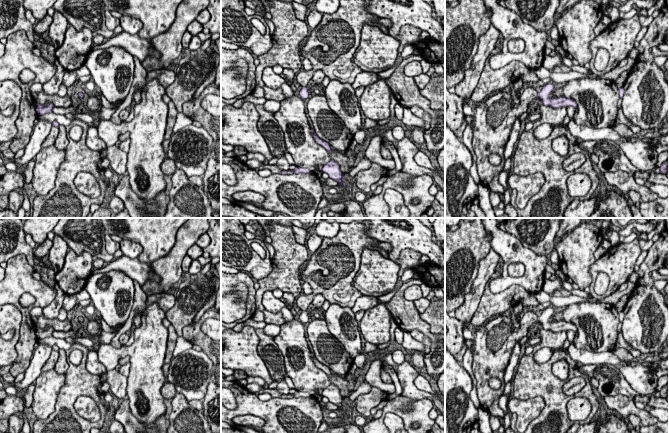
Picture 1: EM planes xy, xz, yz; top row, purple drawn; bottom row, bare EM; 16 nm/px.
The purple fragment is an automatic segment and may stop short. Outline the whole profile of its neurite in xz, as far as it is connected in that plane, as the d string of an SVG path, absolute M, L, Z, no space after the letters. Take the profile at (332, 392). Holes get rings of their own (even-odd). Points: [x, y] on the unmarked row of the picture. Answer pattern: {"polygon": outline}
{"polygon": "M331 384L323 390L322 396L326 397L329 402L337 405L340 410L343 410L345 399L341 396L339 388L337 386Z"}

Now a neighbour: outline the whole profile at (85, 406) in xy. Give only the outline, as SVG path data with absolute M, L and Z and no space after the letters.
M79 396L74 408L77 414L90 422L97 422L100 420L100 410L96 402L89 396Z

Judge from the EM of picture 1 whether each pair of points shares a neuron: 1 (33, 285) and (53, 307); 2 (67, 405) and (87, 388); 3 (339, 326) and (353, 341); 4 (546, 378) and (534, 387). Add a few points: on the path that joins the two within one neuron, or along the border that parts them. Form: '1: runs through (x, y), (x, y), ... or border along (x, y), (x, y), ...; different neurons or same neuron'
1: border along (56, 293), (55, 297), (42, 307); different neurons
2: runs through (69, 399), (81, 388); same neuron
3: runs through (341, 330), (350, 337); same neuron
4: runs through (543, 381), (537, 384); same neuron

